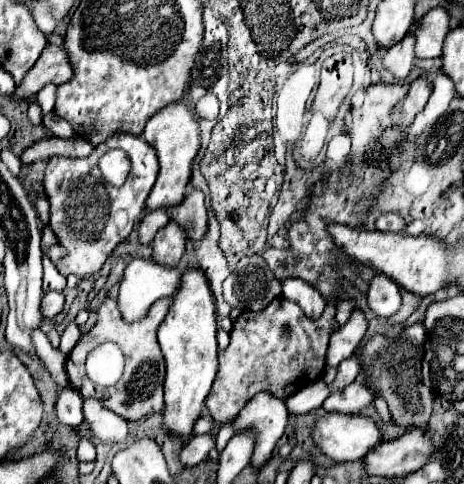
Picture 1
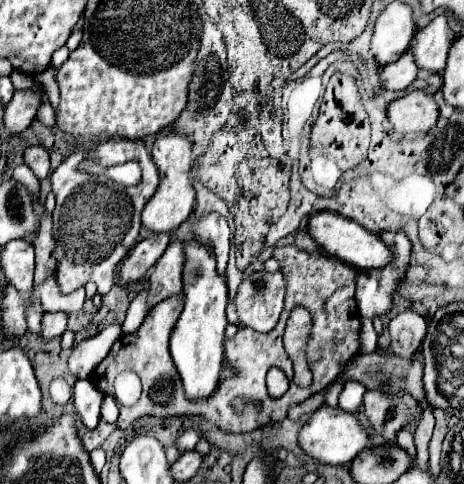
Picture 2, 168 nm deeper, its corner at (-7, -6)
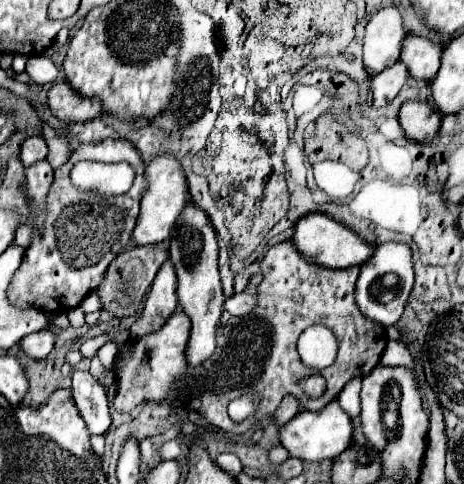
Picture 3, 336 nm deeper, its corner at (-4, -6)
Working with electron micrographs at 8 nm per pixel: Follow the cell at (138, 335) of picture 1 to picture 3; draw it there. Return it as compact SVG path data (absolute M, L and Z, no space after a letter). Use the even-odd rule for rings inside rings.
M281 242L267 250L261 260L263 280L257 286L257 308L249 316L233 316L223 330L219 330L219 346L227 348L227 356L215 356L201 366L185 362L185 348L189 340L191 320L177 308L167 324L137 342L133 350L117 364L119 406L117 412L131 412L141 402L167 402L171 406L191 408L201 412L213 426L243 434L263 418L271 418L279 402L291 394L299 400L301 410L321 410L333 396L337 398L343 386L355 376L367 376L377 364L387 346L385 328L365 316L353 304L353 290L359 278L359 266L329 270L309 264L293 246L293 242ZM327 324L339 340L337 362L329 368L315 370L301 362L297 352L299 334L313 326ZM309 374L323 374L327 390L321 398L311 400L299 386L299 380ZM243 394L259 394L263 398L263 410L257 410L243 422L233 422L227 414L227 404Z

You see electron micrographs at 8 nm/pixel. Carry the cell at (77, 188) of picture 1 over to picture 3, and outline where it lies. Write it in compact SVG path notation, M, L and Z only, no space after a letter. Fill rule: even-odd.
M109 138L77 148L69 162L55 170L55 180L45 200L45 226L31 236L31 244L13 276L13 284L9 284L9 300L13 300L17 308L37 308L55 314L77 308L81 300L101 284L113 258L129 244L139 214L139 198L145 188L145 164L131 142ZM81 160L129 162L135 168L135 182L131 190L121 196L83 194L69 180L71 168Z

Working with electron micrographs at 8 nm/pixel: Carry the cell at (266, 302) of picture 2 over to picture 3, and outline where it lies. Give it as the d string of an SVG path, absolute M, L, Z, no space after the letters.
M241 292L241 294L235 294L235 296L227 298L227 300L225 300L225 308L227 308L233 316L245 316L245 314L249 314L249 312L255 308L255 302L257 302L257 296L255 296L255 294Z

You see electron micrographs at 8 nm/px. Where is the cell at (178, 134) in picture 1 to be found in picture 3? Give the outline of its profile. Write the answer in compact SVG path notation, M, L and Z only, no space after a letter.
M171 154L157 156L151 164L147 164L145 178L147 178L147 190L145 190L145 196L141 196L141 212L133 230L133 242L137 246L149 246L149 244L159 244L167 240L175 224L175 218L181 214L181 210L187 204L187 198L185 198L187 180L175 156Z

